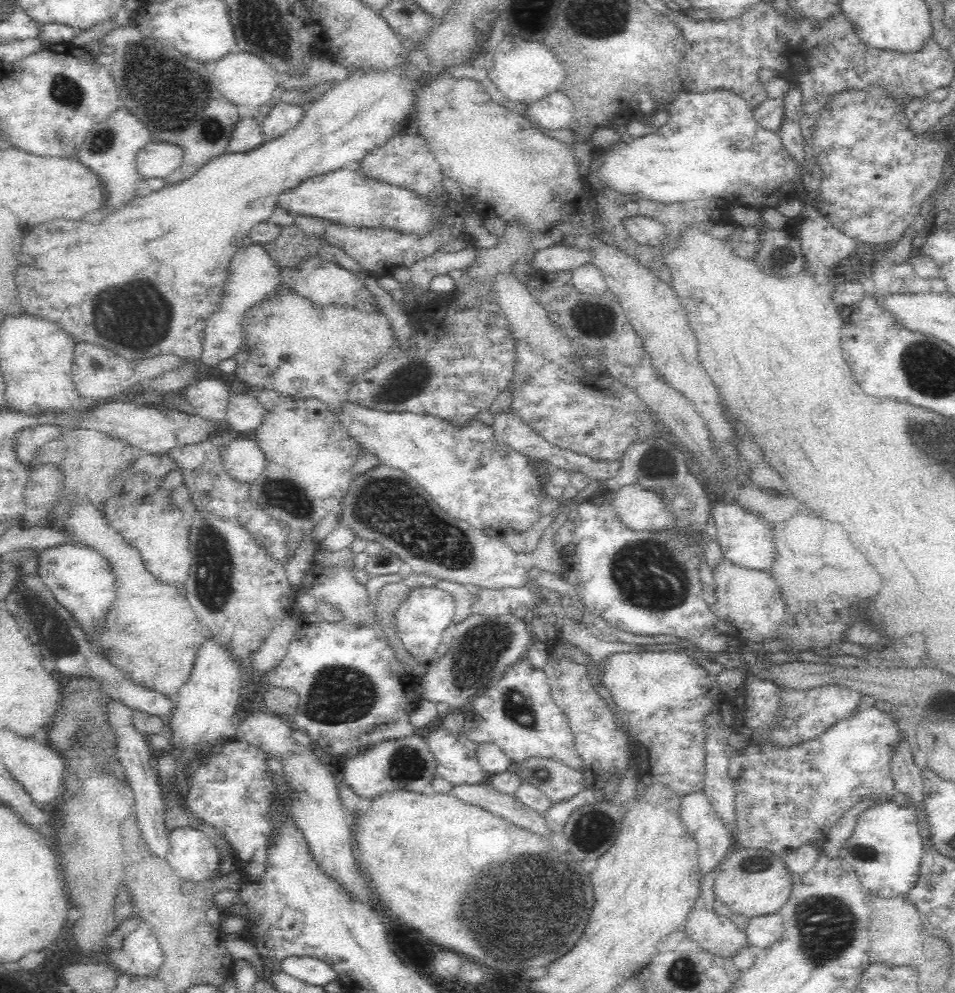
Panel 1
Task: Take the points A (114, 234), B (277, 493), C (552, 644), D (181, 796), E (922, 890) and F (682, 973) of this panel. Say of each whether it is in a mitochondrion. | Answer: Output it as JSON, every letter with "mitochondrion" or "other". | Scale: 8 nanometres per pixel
{"A":"other","B":"mitochondrion","C":"other","D":"other","E":"other","F":"mitochondrion"}

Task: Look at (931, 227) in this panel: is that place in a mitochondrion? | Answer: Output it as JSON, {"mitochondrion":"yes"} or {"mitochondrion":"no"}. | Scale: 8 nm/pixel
{"mitochondrion":"no"}

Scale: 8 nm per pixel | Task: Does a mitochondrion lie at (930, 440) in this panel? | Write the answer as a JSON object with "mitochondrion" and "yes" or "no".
{"mitochondrion":"yes"}

